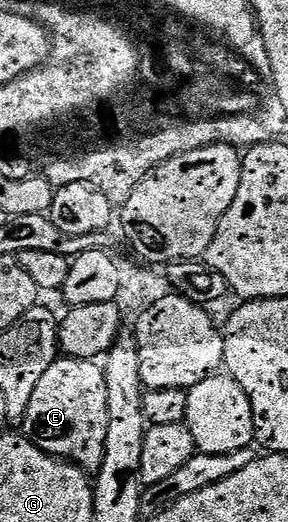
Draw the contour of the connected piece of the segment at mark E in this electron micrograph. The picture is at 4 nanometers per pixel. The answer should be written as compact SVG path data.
M56 358L38 378L38 386L30 389L32 397L28 400L28 409L24 412L23 435L50 456L67 458L72 462L84 462L88 452L103 449L105 424L108 416L104 410L92 412L102 404L101 393L95 392L90 385L98 380L97 365L90 360Z

